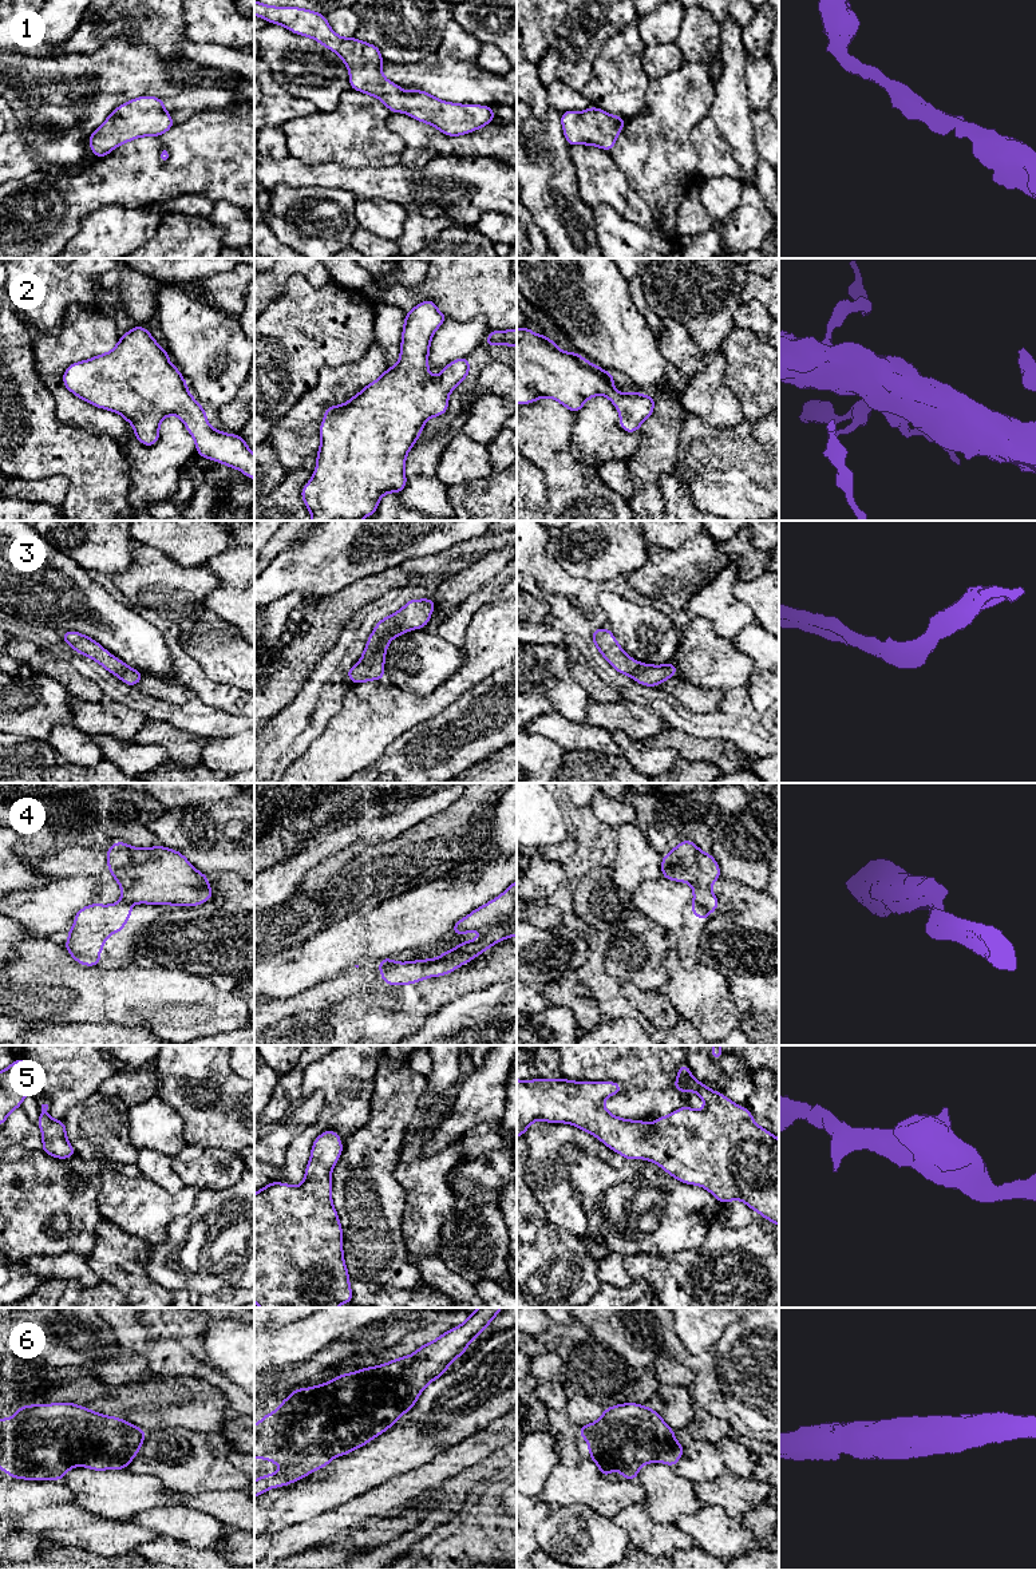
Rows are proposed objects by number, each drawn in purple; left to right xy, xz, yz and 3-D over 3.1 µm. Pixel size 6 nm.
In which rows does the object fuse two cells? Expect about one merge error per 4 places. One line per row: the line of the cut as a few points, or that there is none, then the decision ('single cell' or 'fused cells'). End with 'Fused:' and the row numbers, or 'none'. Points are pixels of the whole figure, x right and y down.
1: no cut | single cell
2: no cut | single cell
3: no cut | single cell
4: xz (392, 961), (379, 969) | fused cells
5: no cut | single cell
6: no cut | single cell
Fused: 4

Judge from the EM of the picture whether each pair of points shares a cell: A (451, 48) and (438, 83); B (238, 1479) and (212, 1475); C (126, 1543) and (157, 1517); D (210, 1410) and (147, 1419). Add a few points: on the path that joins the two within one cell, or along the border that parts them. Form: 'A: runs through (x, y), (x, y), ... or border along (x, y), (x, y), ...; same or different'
A: border along (435, 52), (446, 58), (470, 60), (473, 63); different
B: runs through (232, 1479), (218, 1475); same
C: border along (130, 1521), (150, 1527), (158, 1535); different
D: runs through (194, 1410), (163, 1410); same

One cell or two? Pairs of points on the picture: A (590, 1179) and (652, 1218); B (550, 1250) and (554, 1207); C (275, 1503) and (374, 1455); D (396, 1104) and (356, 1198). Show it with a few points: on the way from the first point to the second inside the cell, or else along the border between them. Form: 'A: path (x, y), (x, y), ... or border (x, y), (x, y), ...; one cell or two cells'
A: path (609, 1179), (625, 1179), (644, 1199); one cell
B: border (548, 1221), (580, 1238); two cells
C: path (299, 1502), (350, 1475); one cell
D: path (387, 1127), (370, 1157), (370, 1166), (364, 1175); one cell

